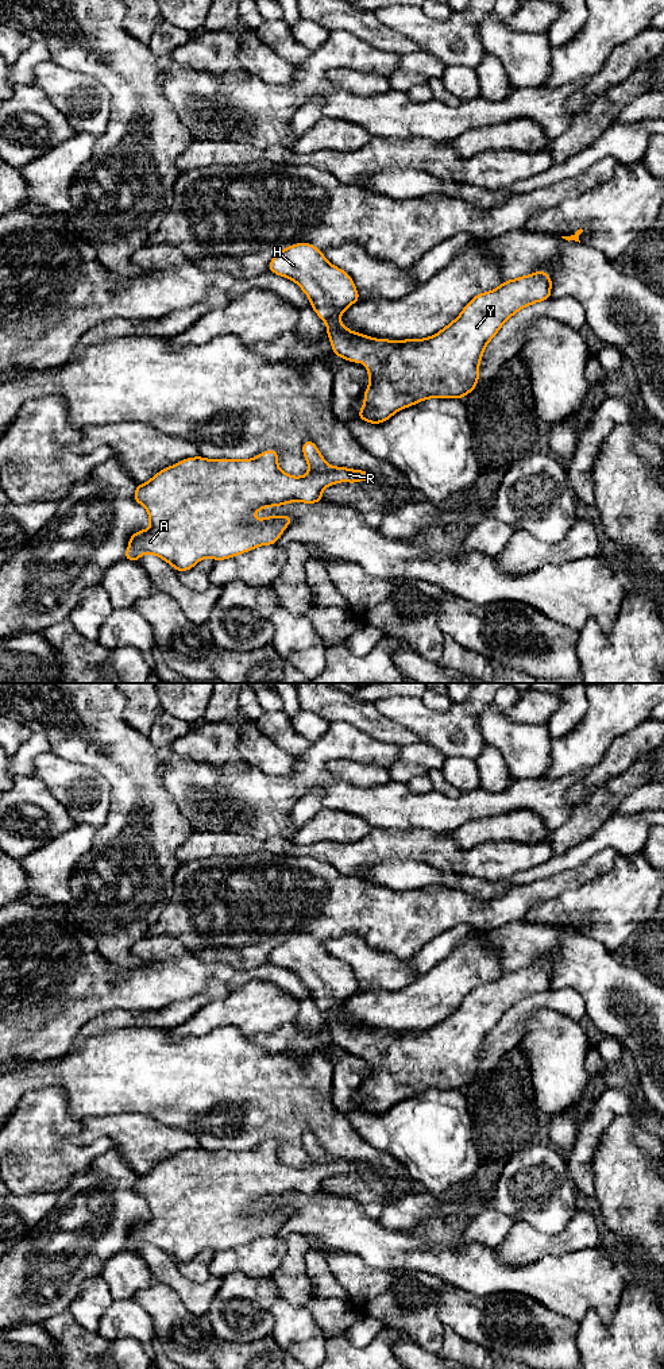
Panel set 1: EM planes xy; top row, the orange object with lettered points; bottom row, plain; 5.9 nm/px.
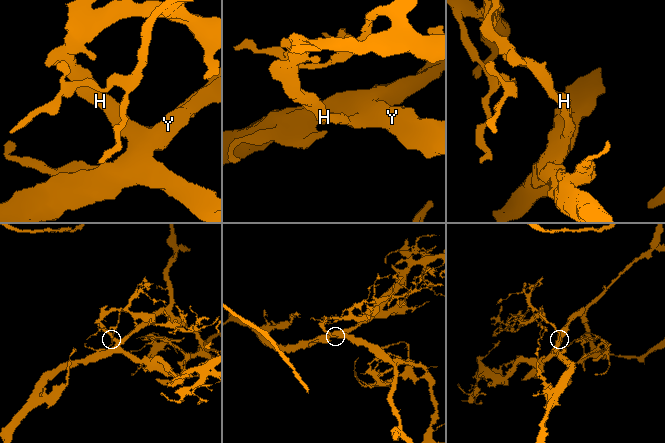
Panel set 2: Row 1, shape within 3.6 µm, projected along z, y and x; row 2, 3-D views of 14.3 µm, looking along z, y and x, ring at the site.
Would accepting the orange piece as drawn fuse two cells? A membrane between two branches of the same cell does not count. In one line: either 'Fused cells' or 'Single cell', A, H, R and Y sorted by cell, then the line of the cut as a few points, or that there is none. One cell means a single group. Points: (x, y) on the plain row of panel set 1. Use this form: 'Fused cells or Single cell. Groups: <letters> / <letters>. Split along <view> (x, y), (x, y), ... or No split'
Single cell. Groups: A H R Y. No split

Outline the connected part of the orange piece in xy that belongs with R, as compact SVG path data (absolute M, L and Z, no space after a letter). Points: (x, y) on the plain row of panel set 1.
M312 1131L304 1133L302 1144L309 1157L304 1168L283 1164L275 1141L243 1152L196 1148L162 1160L150 1172L136 1177L134 1191L146 1199L150 1219L130 1229L124 1250L139 1253L142 1245L153 1245L179 1264L193 1260L205 1249L224 1252L259 1237L275 1235L293 1208L270 1207L254 1211L255 1203L287 1193L321 1193L323 1181L333 1175L374 1169L363 1161L331 1158Z

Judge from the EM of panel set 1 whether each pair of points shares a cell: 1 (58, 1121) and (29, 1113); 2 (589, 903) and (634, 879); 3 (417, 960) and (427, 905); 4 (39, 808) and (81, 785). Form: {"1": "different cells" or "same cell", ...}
{"1": "same cell", "2": "same cell", "3": "different cells", "4": "different cells"}

